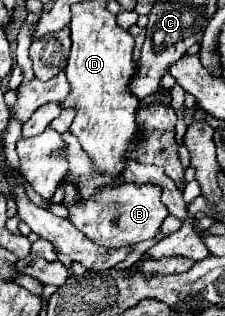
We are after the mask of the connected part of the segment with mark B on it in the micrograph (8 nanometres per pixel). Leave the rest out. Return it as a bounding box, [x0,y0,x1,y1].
[66,183,168,249]

